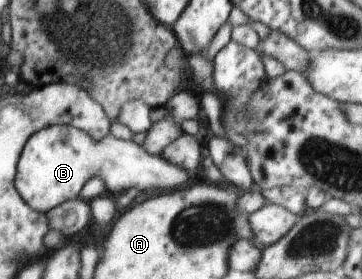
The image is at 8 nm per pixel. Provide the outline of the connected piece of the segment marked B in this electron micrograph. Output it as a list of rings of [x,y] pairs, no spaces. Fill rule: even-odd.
[[[71,125],[44,128],[32,136],[19,167],[17,188],[29,206],[45,213],[79,198],[87,182],[93,178],[100,177],[106,193],[112,197],[131,189],[139,192],[175,190],[183,188],[183,184],[189,180],[187,170],[173,166],[172,162],[165,162],[161,155],[149,154],[134,141],[117,139],[108,134],[101,138],[101,142],[97,142],[97,138],[93,138],[89,131]]]

